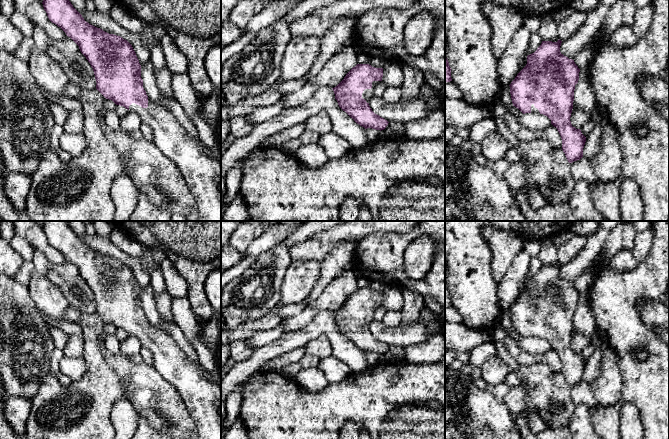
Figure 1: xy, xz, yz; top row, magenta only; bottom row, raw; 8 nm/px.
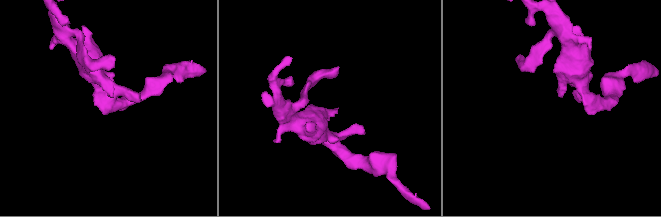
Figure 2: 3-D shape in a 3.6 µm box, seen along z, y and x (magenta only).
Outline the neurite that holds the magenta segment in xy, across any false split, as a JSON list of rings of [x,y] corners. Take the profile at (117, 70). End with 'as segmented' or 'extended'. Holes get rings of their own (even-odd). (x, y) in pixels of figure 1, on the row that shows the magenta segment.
[[[43,0],[42,4],[49,20],[60,27],[79,46],[81,53],[90,63],[97,83],[96,89],[106,99],[112,100],[116,105],[123,106],[129,112],[138,114],[143,123],[146,123],[152,128],[153,143],[178,166],[196,200],[199,211],[198,221],[221,221],[221,189],[218,186],[218,181],[221,179],[221,163],[218,159],[206,153],[205,147],[201,142],[189,135],[171,111],[148,98],[143,88],[141,65],[132,45],[122,37],[109,34],[86,22],[69,0]]]; extended

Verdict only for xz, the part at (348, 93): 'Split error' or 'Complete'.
Split error

